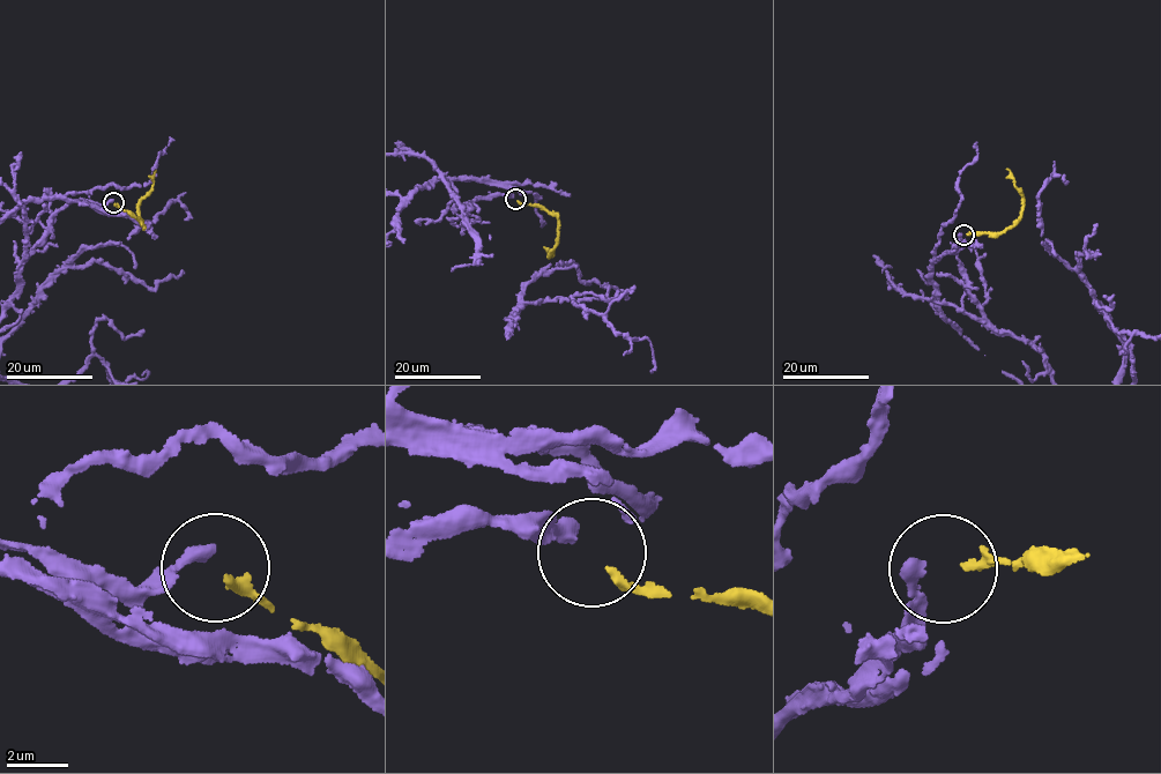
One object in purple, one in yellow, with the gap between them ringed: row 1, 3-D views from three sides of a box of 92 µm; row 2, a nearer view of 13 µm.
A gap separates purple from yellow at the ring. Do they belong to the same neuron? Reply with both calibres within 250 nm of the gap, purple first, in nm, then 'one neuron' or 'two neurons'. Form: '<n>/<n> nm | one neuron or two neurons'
500/240 nm | one neuron

